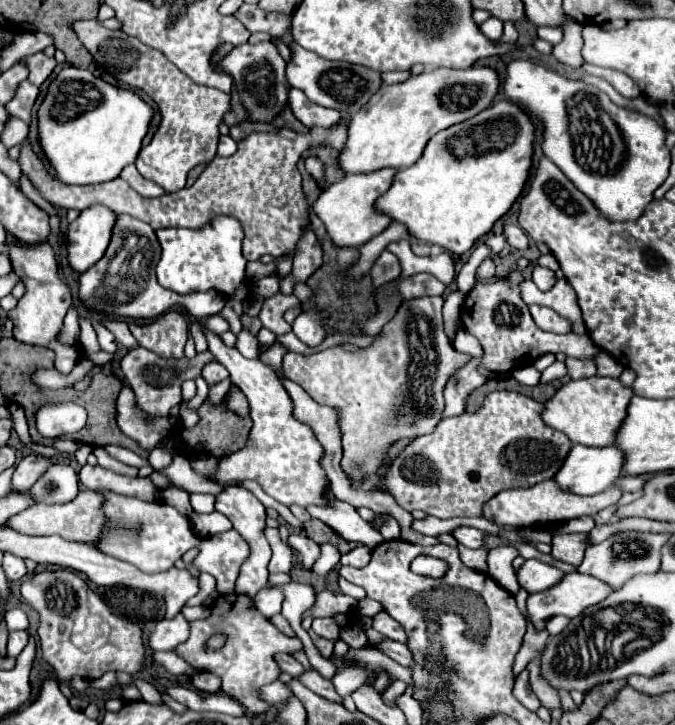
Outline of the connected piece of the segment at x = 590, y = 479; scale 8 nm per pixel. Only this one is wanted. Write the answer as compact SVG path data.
M574 444L554 482L572 494L598 494L622 474L622 452L616 446L590 448Z

